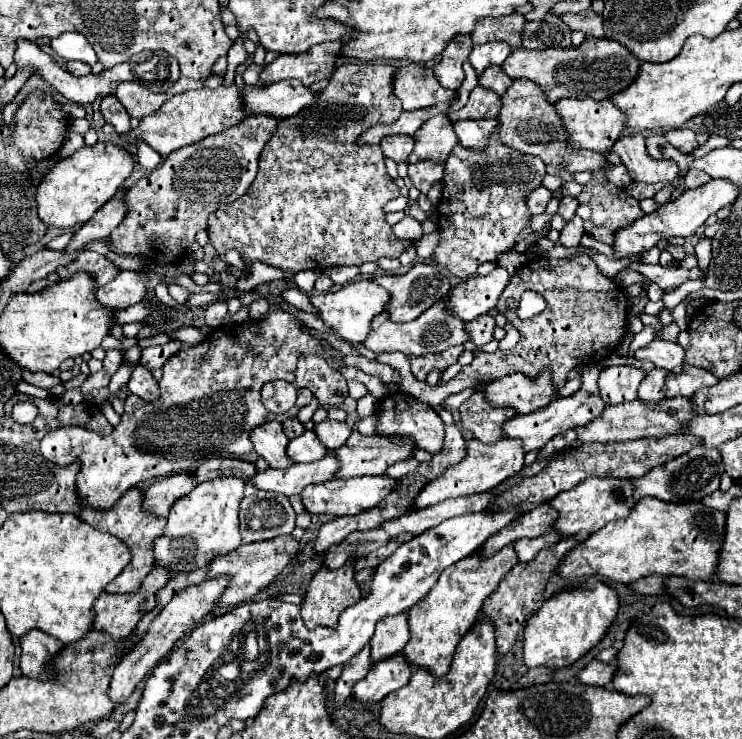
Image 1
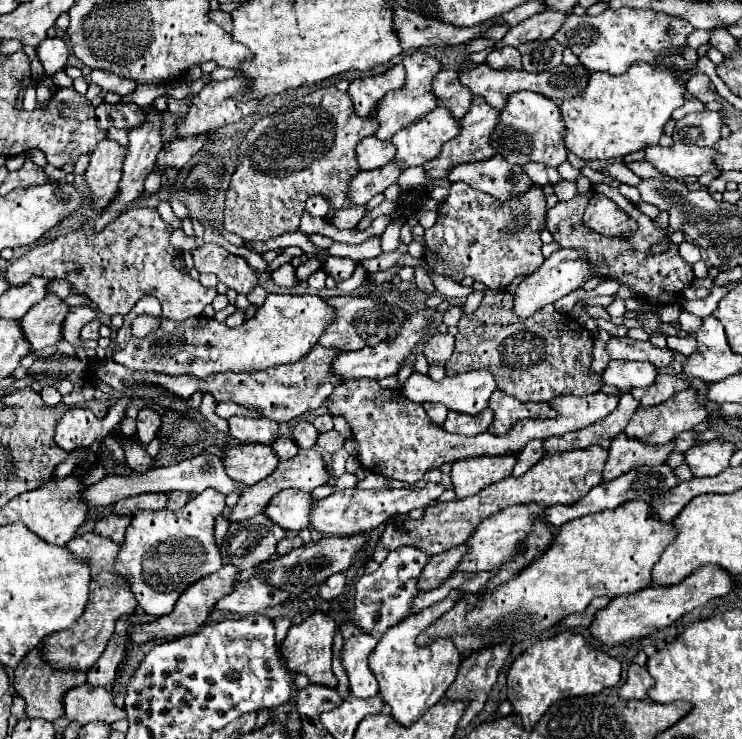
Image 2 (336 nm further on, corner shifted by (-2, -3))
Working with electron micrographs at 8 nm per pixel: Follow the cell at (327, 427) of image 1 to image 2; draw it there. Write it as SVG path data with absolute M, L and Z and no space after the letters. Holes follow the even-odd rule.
M296 422L292 426L292 440L298 448L312 448L316 444L318 432L310 422Z

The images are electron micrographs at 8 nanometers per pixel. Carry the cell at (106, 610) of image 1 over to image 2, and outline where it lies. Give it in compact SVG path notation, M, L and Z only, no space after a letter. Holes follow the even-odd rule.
M34 648L14 670L14 690L26 702L26 716L44 718L50 722L64 716L64 704L62 704L64 694L76 686L82 686L84 682L86 682L86 672L64 672L64 670L48 668L48 664L40 660L38 648Z

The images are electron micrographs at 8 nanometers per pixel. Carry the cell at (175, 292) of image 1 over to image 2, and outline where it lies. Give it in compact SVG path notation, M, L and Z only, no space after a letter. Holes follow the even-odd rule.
M268 294L254 318L244 320L240 326L228 328L226 324L196 316L192 320L168 320L162 316L162 306L156 298L144 296L128 316L124 316L122 328L114 336L112 360L130 368L164 374L192 374L206 378L214 372L256 372L280 364L292 364L306 356L318 342L324 328L332 322L332 308L320 296L296 296L296 294ZM148 314L160 318L156 332L136 338L130 330L136 316Z

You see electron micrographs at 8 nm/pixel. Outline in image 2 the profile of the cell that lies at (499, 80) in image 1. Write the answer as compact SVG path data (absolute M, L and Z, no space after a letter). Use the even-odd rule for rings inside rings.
M440 70L432 80L432 90L438 96L440 106L448 108L452 112L452 116L456 116L456 120L460 120L460 116L464 116L468 112L472 92L460 84L458 72Z

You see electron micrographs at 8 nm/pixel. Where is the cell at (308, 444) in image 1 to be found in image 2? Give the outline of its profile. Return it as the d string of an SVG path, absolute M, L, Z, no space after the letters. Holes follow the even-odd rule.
M238 444L238 446L224 446L224 470L226 474L244 484L252 486L270 476L278 464L270 446L264 444Z

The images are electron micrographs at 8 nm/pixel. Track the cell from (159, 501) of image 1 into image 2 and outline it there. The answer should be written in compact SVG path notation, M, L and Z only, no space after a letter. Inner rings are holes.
M108 514L108 516L104 516L102 520L96 522L96 526L94 526L92 532L110 538L110 540L114 540L116 544L122 544L122 540L124 540L124 532L126 532L128 524L130 524L130 518L128 518L128 516Z

